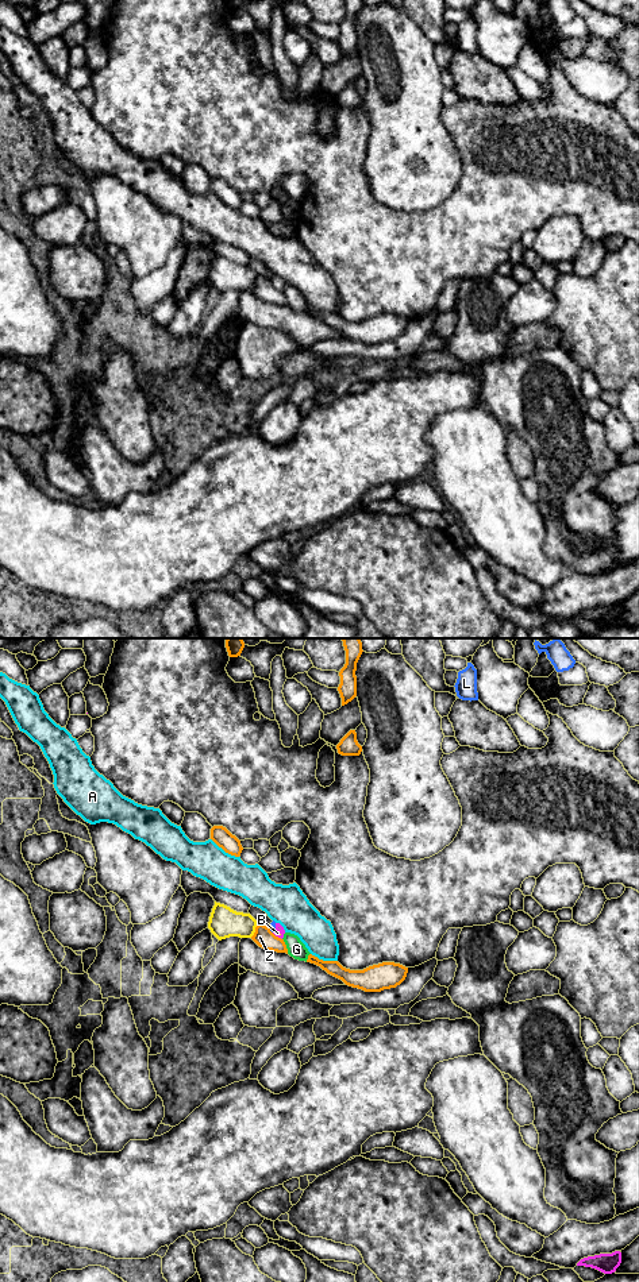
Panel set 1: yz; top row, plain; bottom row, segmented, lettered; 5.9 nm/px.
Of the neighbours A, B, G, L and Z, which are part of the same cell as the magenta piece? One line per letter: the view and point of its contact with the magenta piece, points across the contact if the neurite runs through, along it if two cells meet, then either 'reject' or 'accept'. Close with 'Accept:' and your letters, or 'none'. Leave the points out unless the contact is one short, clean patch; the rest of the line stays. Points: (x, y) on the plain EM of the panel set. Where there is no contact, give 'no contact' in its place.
A: meets magenta in yz at (281, 278); reject
B: meets magenta in yz at (278, 288); reject
G: meets magenta in yz at (283, 288); reject
L: meets magenta in yz at (276, 281); runs through yz (278, 280), (276, 281), (272, 278); accept
Z: meets magenta in yz at (277, 288); reject
Accept: L

